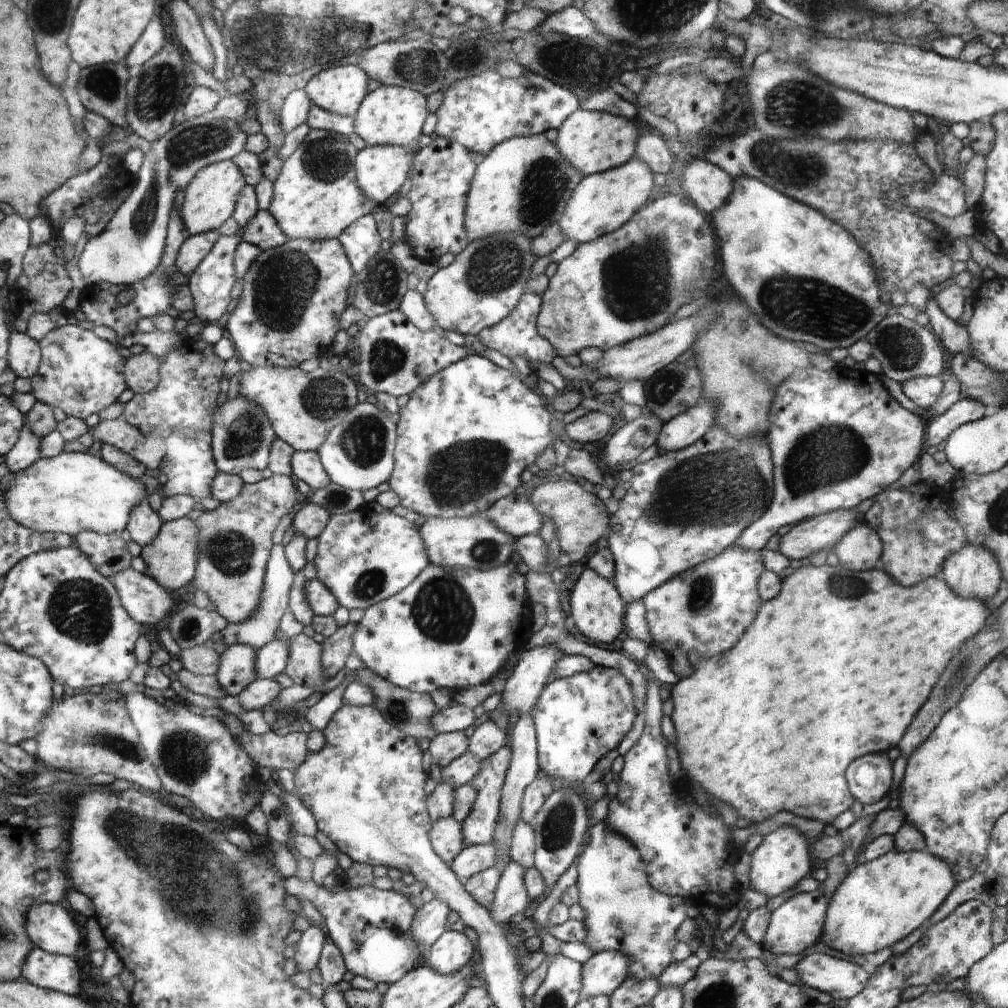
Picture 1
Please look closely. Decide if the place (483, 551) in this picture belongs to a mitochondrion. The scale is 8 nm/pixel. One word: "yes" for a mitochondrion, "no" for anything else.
yes

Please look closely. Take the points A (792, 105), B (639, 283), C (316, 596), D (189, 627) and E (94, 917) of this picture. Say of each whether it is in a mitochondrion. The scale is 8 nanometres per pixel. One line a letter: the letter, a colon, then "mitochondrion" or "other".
A: mitochondrion
B: mitochondrion
C: other
D: mitochondrion
E: other

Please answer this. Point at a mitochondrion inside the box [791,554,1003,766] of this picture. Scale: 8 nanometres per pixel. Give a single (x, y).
(962, 671)

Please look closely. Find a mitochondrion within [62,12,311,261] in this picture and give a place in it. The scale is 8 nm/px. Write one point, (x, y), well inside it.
(159, 92)

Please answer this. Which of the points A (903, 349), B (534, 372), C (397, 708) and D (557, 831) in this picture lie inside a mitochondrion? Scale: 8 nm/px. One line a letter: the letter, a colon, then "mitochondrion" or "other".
A: mitochondrion
B: other
C: mitochondrion
D: mitochondrion

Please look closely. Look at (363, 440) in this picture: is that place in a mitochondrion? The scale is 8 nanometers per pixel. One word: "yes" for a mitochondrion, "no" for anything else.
yes

